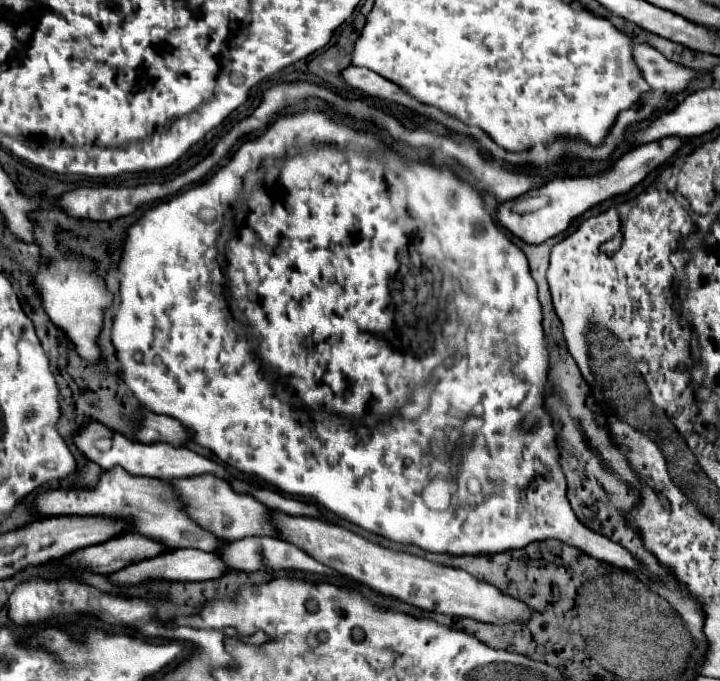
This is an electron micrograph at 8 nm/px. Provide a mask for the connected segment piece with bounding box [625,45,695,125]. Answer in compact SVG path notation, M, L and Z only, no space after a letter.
M633 45L631 55L641 71L641 77L647 81L649 91L641 95L639 103L635 103L631 109L625 109L625 113L629 113L629 125L643 121L653 109L663 107L669 95L685 89L687 83L695 79L695 71L667 61L649 45Z

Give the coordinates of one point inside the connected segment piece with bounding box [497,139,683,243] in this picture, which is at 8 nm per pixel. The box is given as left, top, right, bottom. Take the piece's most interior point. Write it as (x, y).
(537, 215)

